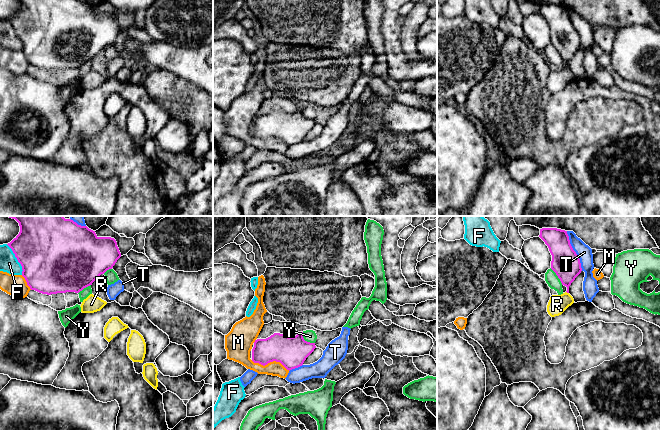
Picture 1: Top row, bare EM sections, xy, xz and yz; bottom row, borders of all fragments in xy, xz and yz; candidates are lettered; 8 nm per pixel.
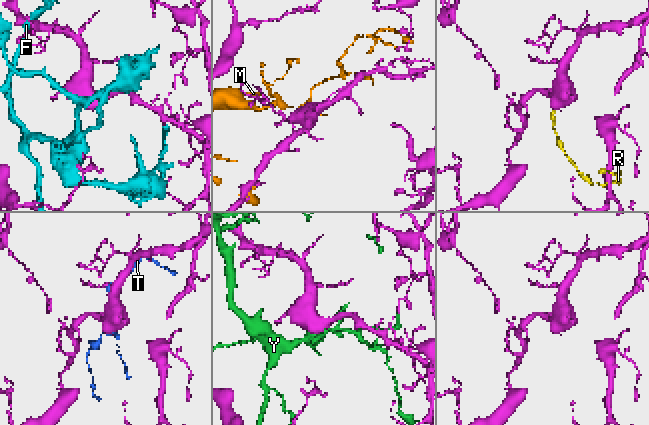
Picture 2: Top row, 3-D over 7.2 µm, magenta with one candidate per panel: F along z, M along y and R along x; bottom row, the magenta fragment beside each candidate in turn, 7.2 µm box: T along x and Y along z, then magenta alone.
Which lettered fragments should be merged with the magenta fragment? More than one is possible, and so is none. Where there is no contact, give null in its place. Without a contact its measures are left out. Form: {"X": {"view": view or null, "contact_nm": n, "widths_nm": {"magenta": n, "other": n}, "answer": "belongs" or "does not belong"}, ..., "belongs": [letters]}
{"F": {"view": "xy", "contact_nm": 280, "widths_nm": {"magenta": 460, "other": 140}, "answer": "does not belong"}, "M": {"view": "xz", "contact_nm": 320, "widths_nm": {"magenta": 240, "other": 150}, "answer": "does not belong"}, "R": {"view": "yz", "contact_nm": 30, "widths_nm": {"magenta": 220, "other": 150}, "answer": "belongs"}, "T": {"view": "yz", "contact_nm": 340, "widths_nm": {"magenta": 220, "other": 120}, "answer": "does not belong"}, "Y": {"view": "xz", "contact_nm": 140, "widths_nm": {"magenta": 240, "other": 100}, "answer": "does not belong"}, "belongs": ["R"]}

